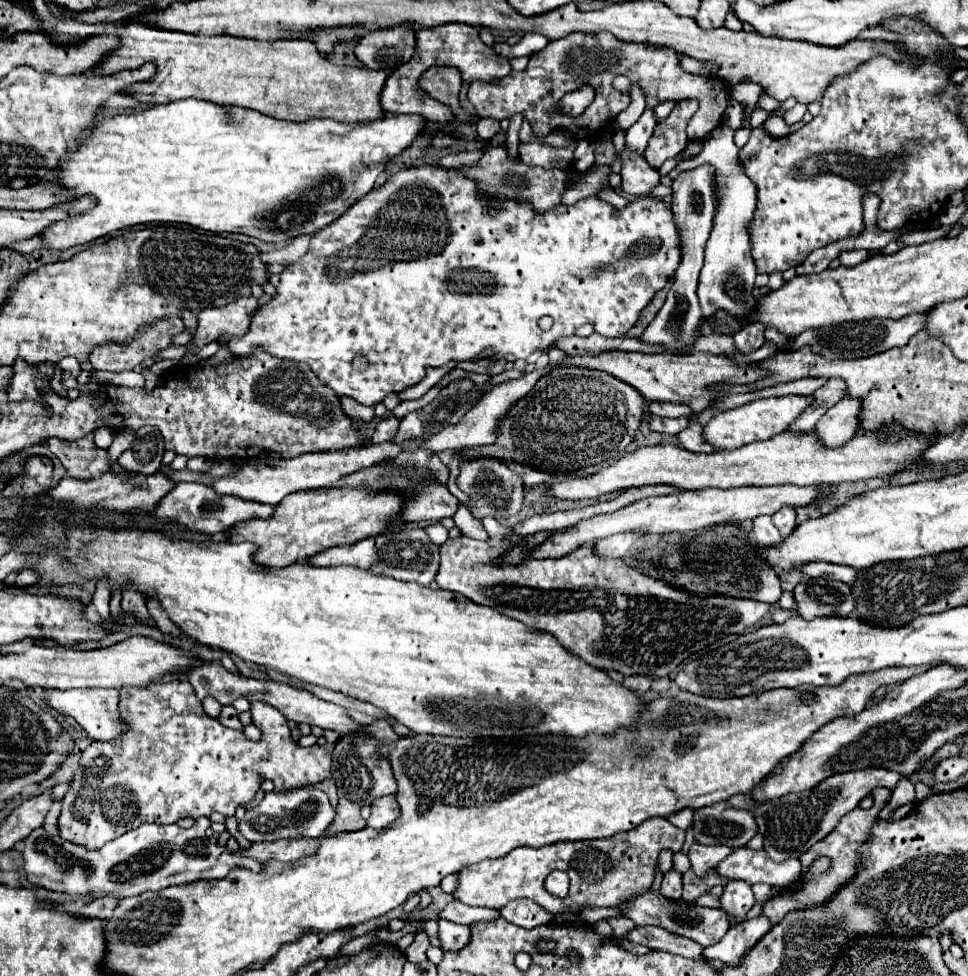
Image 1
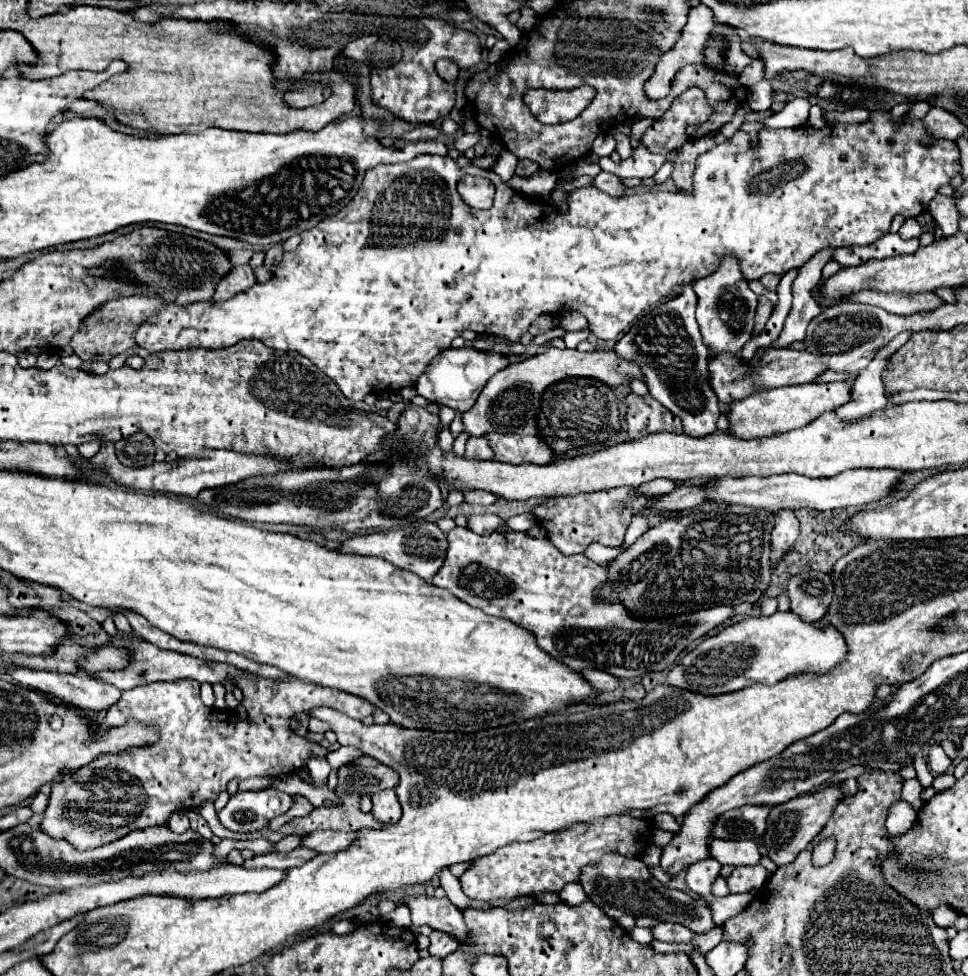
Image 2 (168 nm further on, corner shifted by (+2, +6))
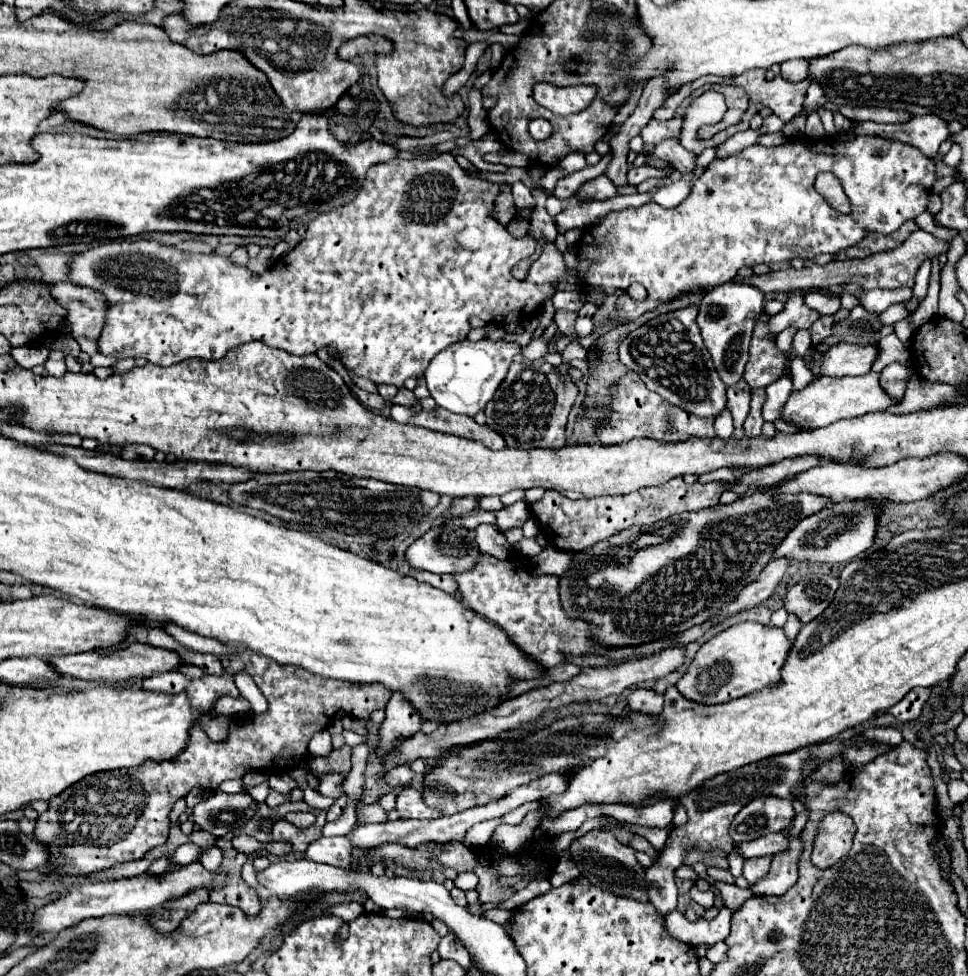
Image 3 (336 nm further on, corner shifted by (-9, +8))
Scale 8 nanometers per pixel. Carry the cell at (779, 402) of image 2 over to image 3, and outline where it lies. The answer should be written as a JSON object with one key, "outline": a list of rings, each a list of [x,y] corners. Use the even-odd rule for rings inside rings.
{"outline":[[[870,371],[860,377],[840,377],[840,379],[816,377],[804,389],[790,393],[788,401],[782,407],[782,417],[792,425],[798,425],[800,429],[816,429],[826,427],[840,419],[864,415],[868,411],[884,411],[890,405],[892,401],[888,401],[888,395],[882,391],[878,383],[878,373]]]}

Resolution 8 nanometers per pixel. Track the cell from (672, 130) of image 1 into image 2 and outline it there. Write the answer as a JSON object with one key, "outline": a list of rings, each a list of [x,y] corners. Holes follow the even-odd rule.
{"outline":[[[691,87],[673,101],[663,117],[647,127],[641,143],[651,153],[667,155],[669,151],[679,149],[687,141],[687,125],[701,125],[709,121],[711,115],[713,107],[707,103],[705,93],[697,87]]]}

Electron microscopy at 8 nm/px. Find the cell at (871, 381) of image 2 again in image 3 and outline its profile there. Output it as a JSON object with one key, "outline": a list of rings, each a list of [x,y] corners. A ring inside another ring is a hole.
{"outline":[[[890,363],[880,373],[880,387],[894,401],[894,405],[900,405],[900,401],[904,397],[906,383],[908,383],[908,373],[910,373],[908,367],[904,367],[900,363]]]}

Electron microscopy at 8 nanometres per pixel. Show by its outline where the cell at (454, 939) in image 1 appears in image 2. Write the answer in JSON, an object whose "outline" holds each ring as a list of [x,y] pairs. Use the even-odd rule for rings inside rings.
{"outline":[[[433,931],[433,933],[431,933],[429,953],[431,953],[433,957],[445,959],[449,953],[457,951],[457,947],[459,947],[459,943],[457,943],[453,937],[449,937],[449,935],[445,935],[445,933],[439,933],[439,931]]]}

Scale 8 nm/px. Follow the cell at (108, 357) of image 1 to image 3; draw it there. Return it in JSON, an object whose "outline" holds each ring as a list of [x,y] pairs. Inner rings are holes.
{"outline":[[[54,283],[52,295],[68,309],[72,337],[88,355],[98,353],[98,339],[102,335],[102,319],[106,317],[108,303],[98,289],[78,287],[72,283]]]}

